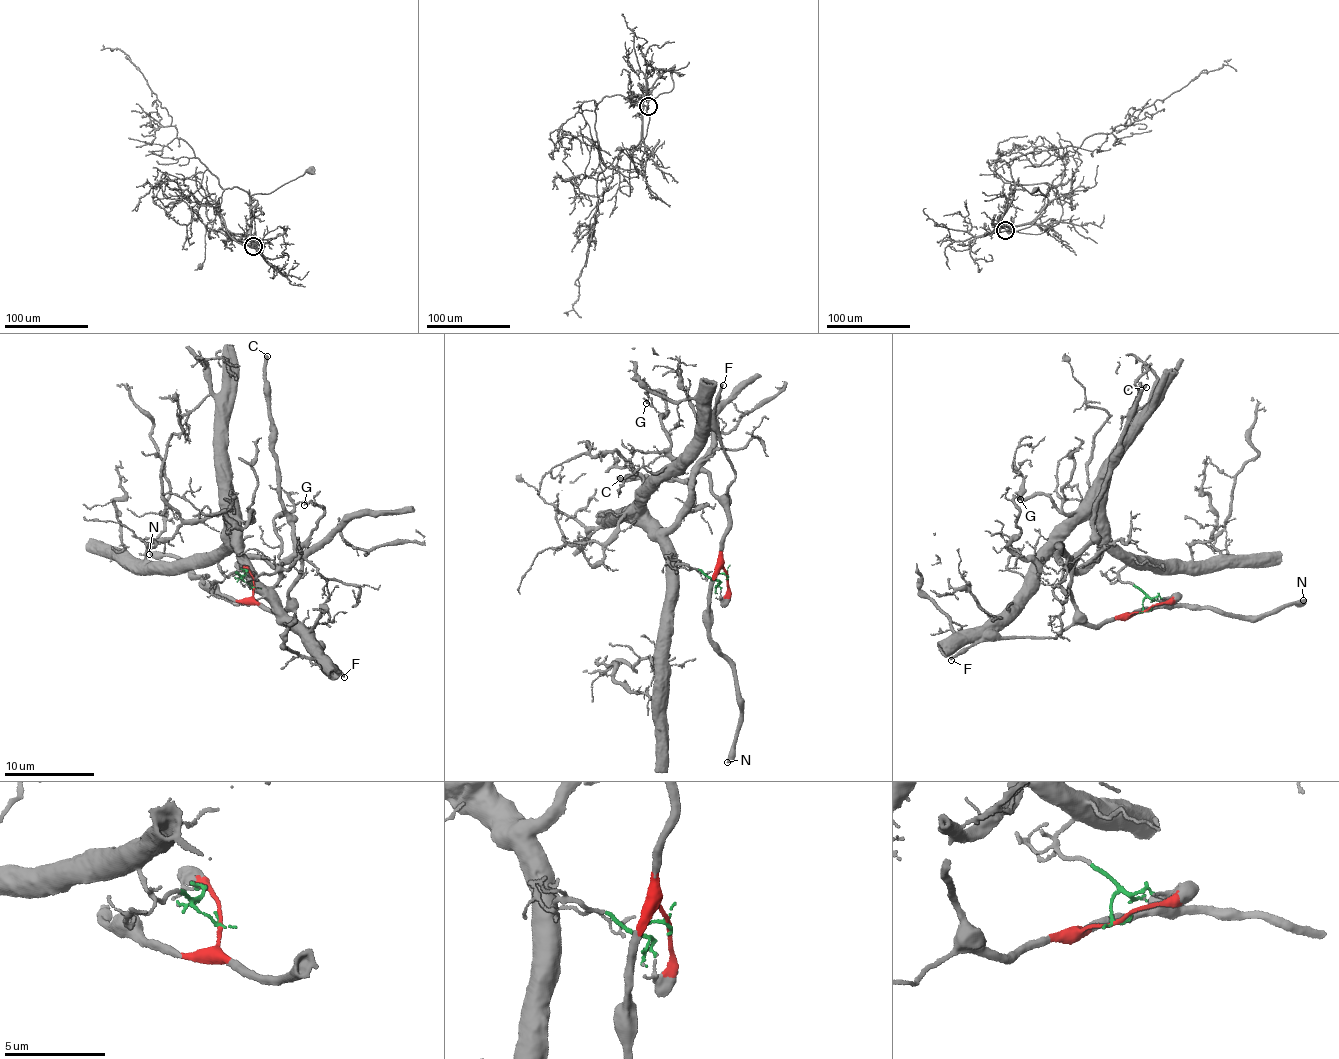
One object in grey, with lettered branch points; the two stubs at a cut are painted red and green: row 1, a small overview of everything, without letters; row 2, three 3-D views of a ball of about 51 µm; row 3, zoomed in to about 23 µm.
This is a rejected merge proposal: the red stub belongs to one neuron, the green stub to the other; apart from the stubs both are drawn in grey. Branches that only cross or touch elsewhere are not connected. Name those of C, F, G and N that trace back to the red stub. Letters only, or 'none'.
C, F, N

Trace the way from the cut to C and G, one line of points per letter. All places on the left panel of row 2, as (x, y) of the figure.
C: (254, 586), (253, 599), (278, 612), (285, 607), (289, 587), (301, 576), (270, 425), (264, 375), (268, 355)
G: (254, 586), (218, 562), (229, 531), (241, 530), (255, 579), (273, 585), (323, 512), (304, 505)

